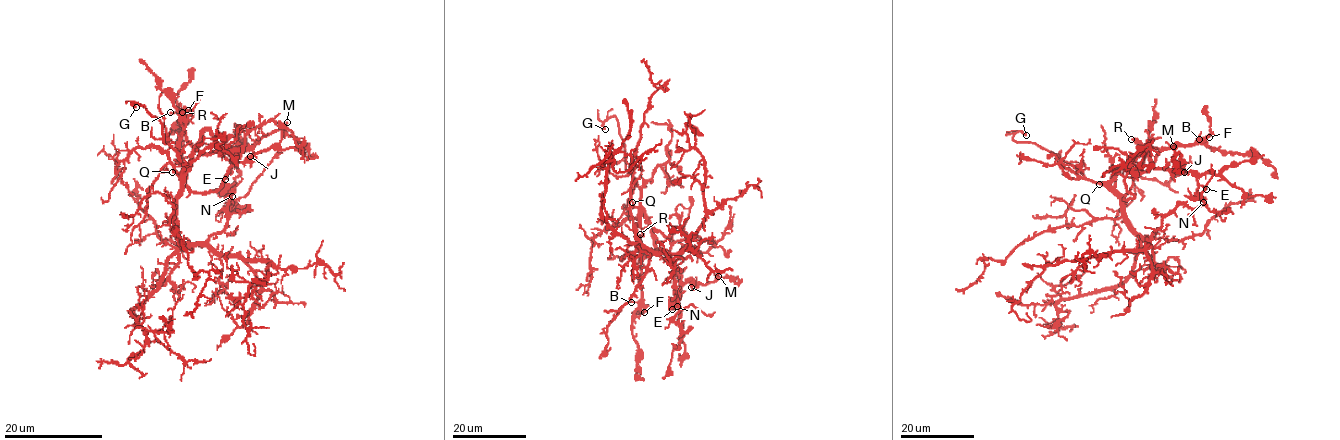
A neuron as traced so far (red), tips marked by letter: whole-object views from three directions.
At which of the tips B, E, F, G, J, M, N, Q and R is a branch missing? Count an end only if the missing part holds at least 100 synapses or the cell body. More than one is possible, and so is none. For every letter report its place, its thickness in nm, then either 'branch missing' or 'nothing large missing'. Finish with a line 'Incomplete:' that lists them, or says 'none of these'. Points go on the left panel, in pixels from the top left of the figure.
B: at (170, 112); 180 nm thick; nothing large missing
E: at (225, 179); 550 nm thick; nothing large missing
F: at (188, 110); 240 nm thick; nothing large missing
G: at (136, 107); 440 nm thick; branch missing
J: at (250, 156); 440 nm thick; nothing large missing
M: at (287, 122); 200 nm thick; nothing large missing
N: at (232, 196); 200 nm thick; nothing large missing
Q: at (172, 172); 200 nm thick; nothing large missing
R: at (182, 112); 320 nm thick; nothing large missing
Incomplete: G

